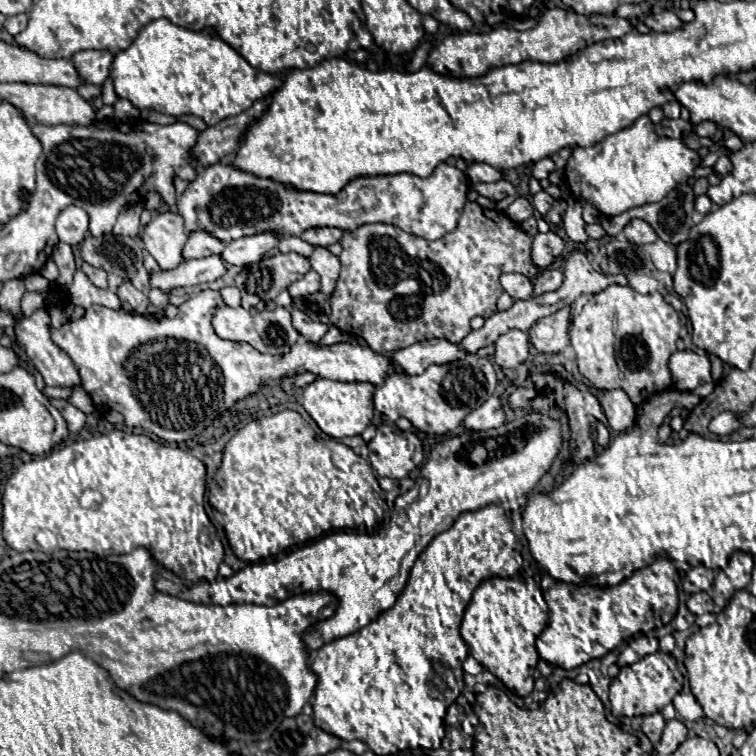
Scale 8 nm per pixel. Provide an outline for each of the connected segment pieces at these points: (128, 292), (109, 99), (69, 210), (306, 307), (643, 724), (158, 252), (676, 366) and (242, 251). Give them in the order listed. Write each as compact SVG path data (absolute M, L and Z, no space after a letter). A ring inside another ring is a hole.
M122 281L118 285L118 297L122 301L122 307L130 313L138 313L138 315L146 315L146 307L148 307L148 297L146 293L138 291L130 281Z
M108 77L103 85L102 101L105 105L113 105L117 98L118 97L114 91L113 81Z
M70 205L60 211L56 219L56 233L60 241L74 247L82 243L82 239L86 237L86 231L88 231L88 213L82 207Z
M322 291L312 293L308 297L294 299L294 307L304 311L312 321L328 323L328 317L330 317L330 297L324 295Z
M654 713L654 715L644 715L644 717L634 717L632 727L640 727L648 735L648 739L656 745L656 743L660 743L666 721L664 721L662 713Z
M172 211L154 215L142 235L146 251L158 261L160 269L172 269L182 263L182 247L186 239L188 233L184 231L184 221Z
M694 351L672 353L668 367L672 373L672 383L678 391L694 391L698 385L712 381L708 357Z
M264 231L264 233L236 239L222 251L222 259L232 265L256 263L278 245L278 239L280 239L278 231Z

